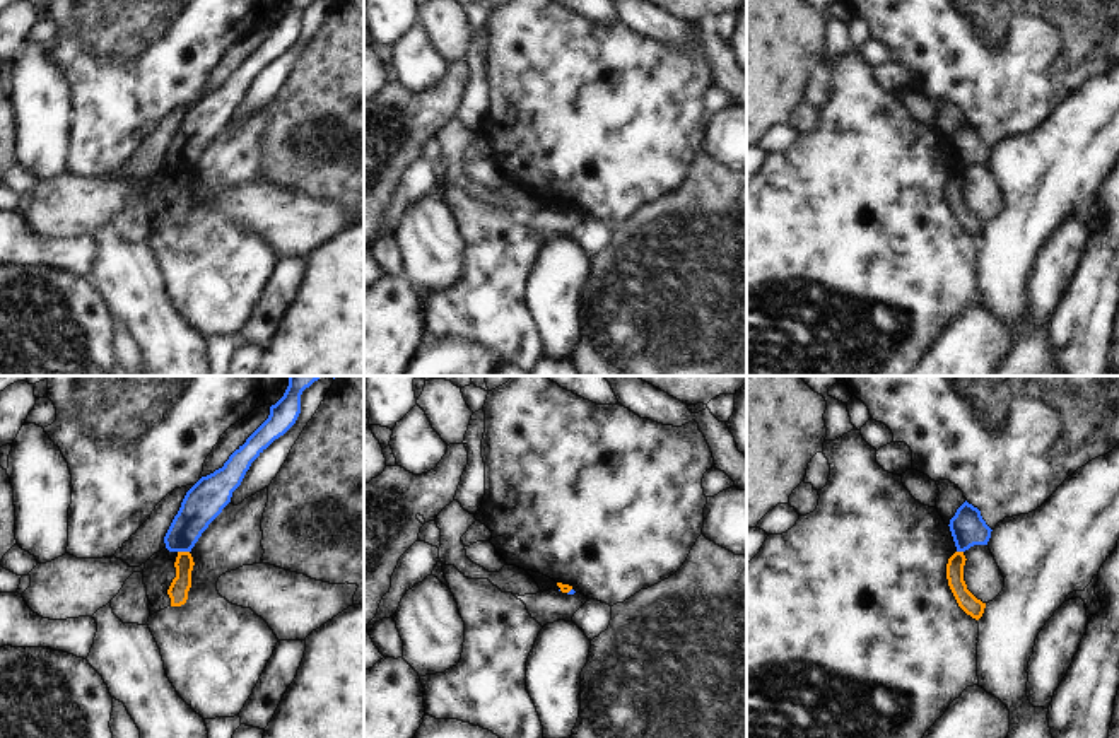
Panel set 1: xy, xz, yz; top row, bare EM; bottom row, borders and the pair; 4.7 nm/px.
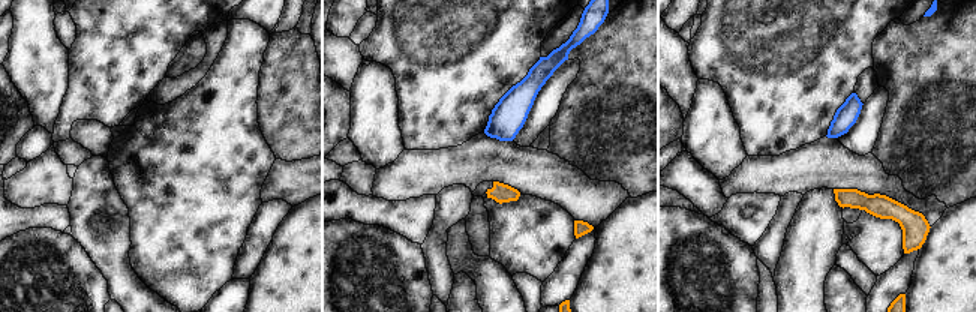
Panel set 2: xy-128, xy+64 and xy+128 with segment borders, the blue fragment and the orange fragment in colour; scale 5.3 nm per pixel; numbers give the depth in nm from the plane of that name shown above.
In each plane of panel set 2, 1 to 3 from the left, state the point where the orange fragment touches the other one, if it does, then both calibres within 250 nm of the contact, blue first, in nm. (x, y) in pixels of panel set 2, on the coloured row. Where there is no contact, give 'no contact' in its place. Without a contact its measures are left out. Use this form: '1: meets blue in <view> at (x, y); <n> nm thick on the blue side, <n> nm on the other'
1: no contact
2: no contact
3: no contact

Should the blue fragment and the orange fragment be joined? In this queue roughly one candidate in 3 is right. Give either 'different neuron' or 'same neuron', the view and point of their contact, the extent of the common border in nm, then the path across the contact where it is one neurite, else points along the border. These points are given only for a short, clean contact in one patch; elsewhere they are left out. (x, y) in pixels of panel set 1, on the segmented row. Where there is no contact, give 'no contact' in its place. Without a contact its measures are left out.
different neuron | xy (183, 550) | 60 nm | along xy (178, 550), (188, 552)

